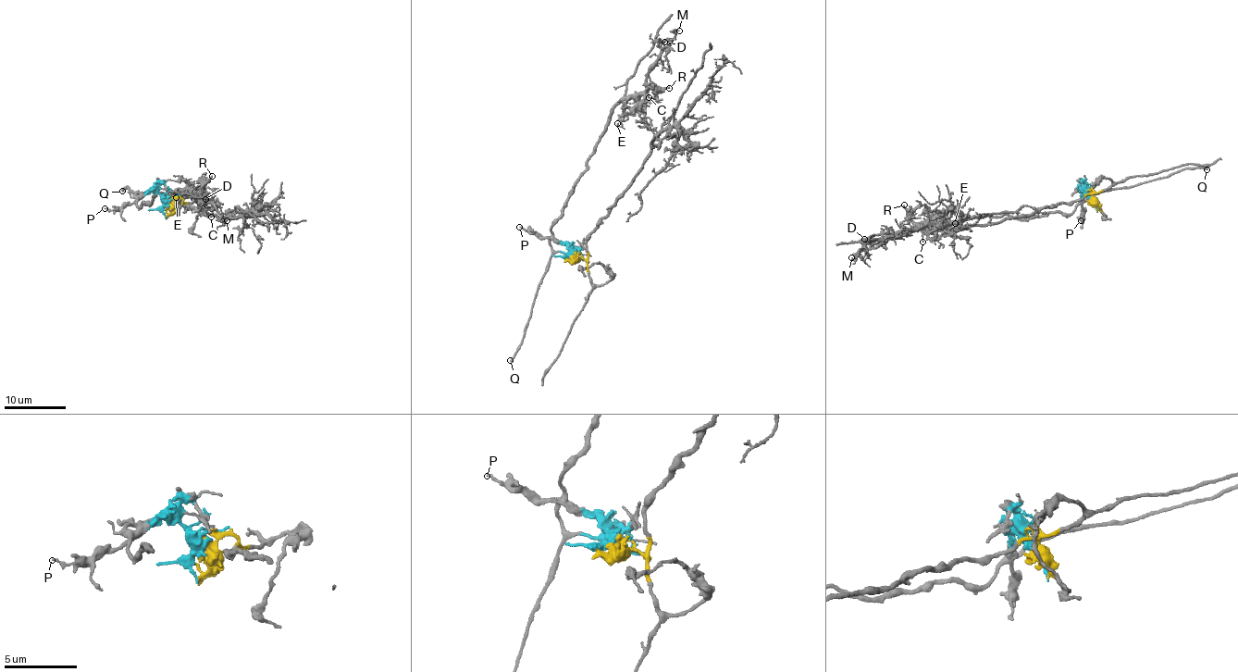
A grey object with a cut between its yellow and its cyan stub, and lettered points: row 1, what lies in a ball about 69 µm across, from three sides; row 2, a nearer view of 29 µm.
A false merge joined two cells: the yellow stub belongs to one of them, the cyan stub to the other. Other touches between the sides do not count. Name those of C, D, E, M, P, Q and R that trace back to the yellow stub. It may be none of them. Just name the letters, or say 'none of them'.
none of them

